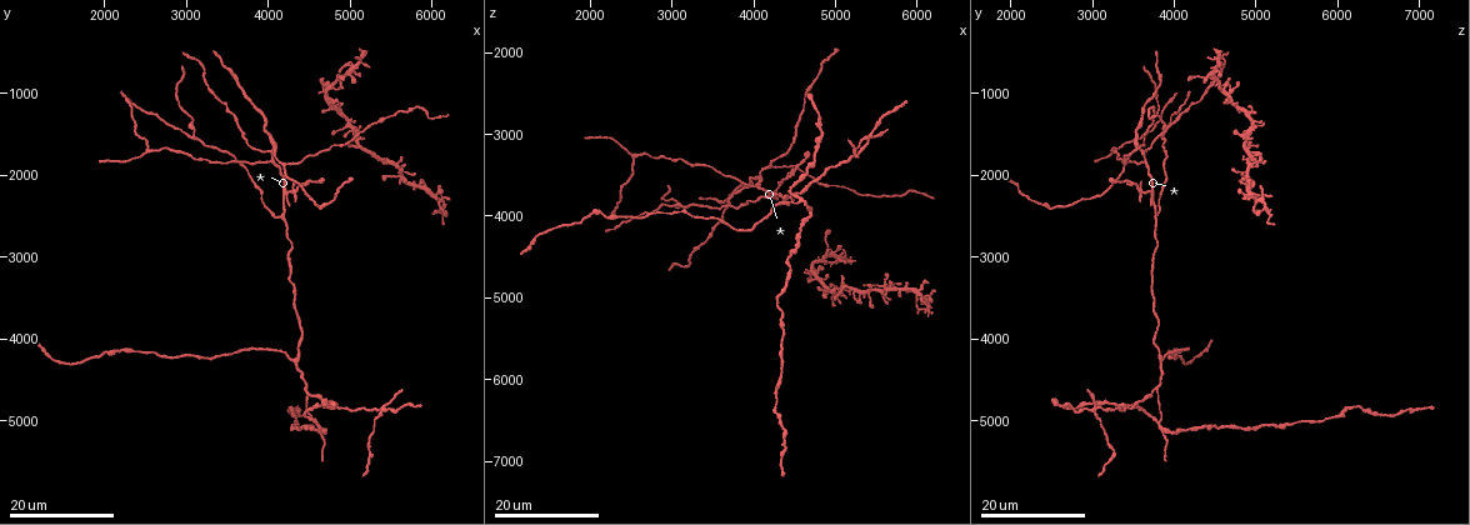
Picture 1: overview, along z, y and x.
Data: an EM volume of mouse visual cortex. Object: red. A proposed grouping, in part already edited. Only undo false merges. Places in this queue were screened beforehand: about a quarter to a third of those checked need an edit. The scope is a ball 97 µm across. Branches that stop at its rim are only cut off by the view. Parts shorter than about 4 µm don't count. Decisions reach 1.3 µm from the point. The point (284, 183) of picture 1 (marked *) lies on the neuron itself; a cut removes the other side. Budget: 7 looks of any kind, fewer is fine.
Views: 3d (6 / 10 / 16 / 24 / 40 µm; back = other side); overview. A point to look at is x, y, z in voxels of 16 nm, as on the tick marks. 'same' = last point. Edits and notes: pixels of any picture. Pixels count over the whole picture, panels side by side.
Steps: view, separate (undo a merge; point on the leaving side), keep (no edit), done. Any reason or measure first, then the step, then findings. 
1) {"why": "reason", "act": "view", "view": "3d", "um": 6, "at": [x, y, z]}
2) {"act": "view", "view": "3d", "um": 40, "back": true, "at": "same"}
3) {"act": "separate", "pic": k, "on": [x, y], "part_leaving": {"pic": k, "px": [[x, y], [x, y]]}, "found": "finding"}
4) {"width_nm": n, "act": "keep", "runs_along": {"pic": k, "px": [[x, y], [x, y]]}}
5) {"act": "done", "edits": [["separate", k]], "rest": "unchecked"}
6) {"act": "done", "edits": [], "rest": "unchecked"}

{"why": "four-way junction", "act": "view", "view": "3d", "um": 16, "at": [4200, 2250, 3750]}

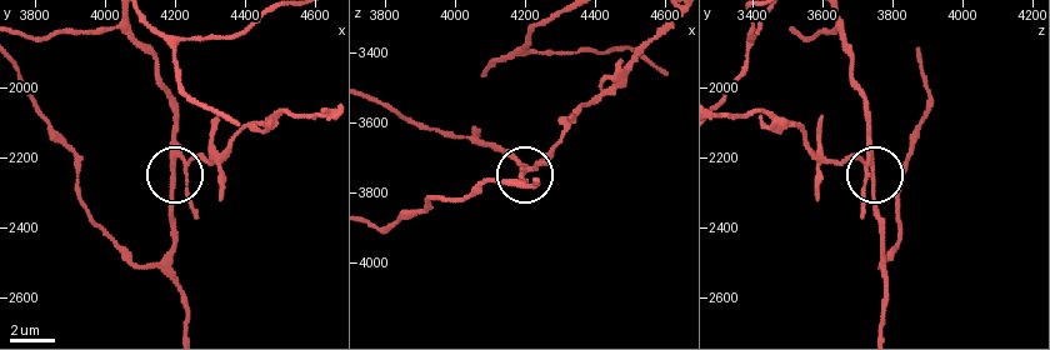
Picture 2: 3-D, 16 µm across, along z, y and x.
{"act": "view", "view": "3d", "um": 6, "at": [4230, 2210, 3730]}

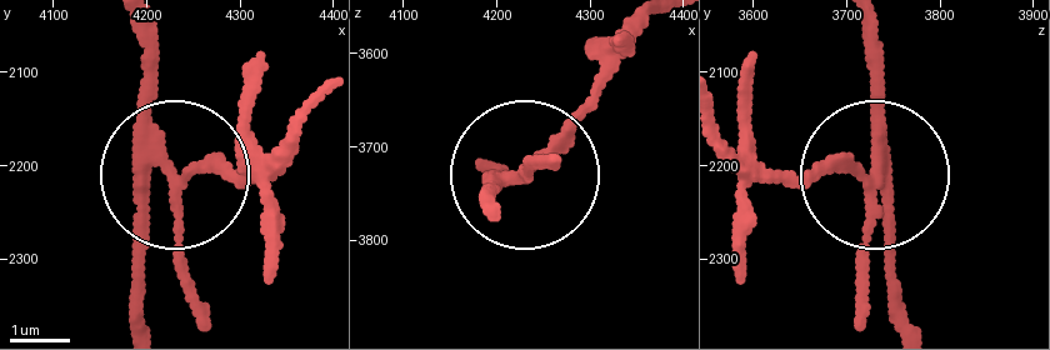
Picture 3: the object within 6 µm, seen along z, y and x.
{"arms": 4, "act": "separate", "pic": 3, "on": [223, 164], "part_leaving": {"pic": 3, "px": [[508, 179], [576, 119], [636, 29]]}, "found": "a second neuron is stuck on"}

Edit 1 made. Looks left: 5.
{"act": "view", "view": "overview"}

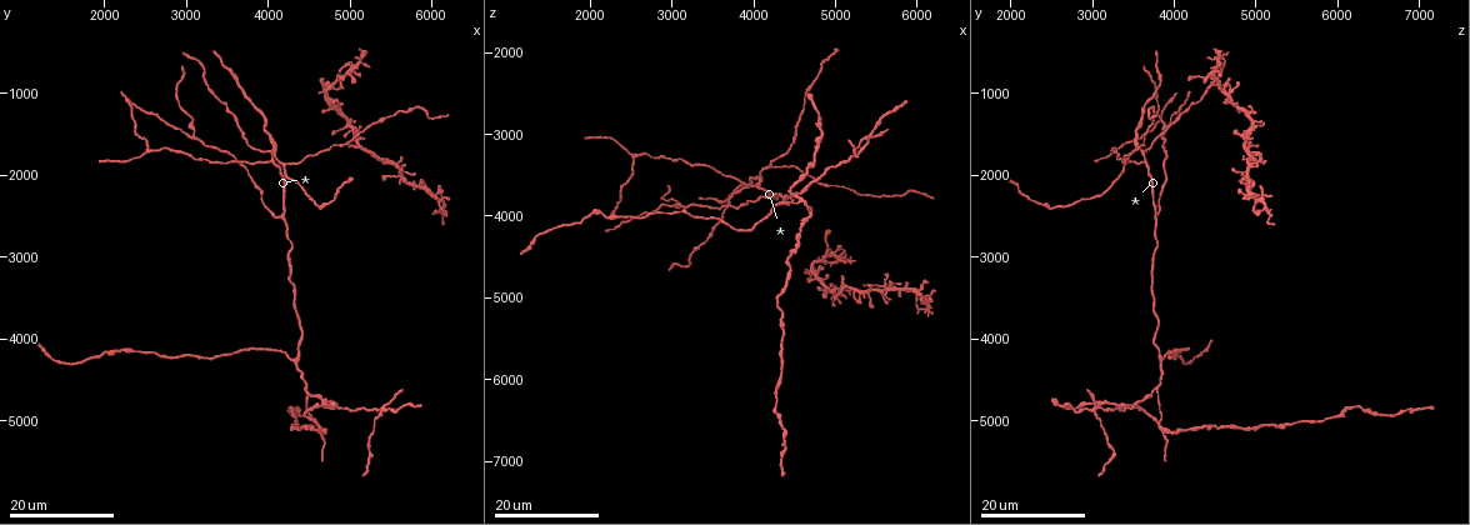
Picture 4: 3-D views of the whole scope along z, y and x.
{"why": "thin neck", "act": "view", "view": "3d", "um": 16, "at": [5250, 4900, 3250]}

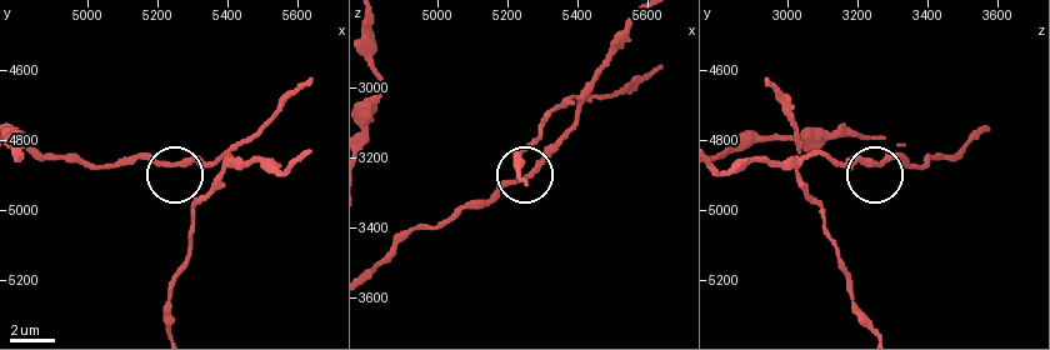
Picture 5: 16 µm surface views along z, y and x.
{"act": "view", "view": "3d", "um": 10, "at": [5230, 4870, 3270]}

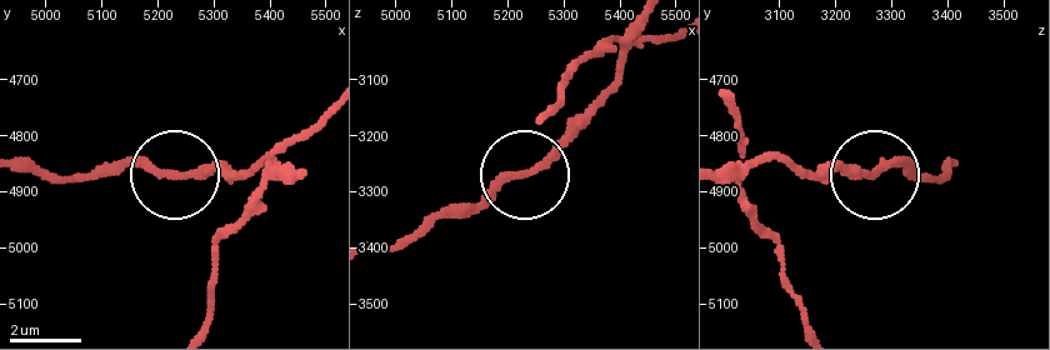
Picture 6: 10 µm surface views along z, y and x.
{"act": "view", "view": "3d", "um": 10, "back": true, "at": [5230, 4865, 3265]}

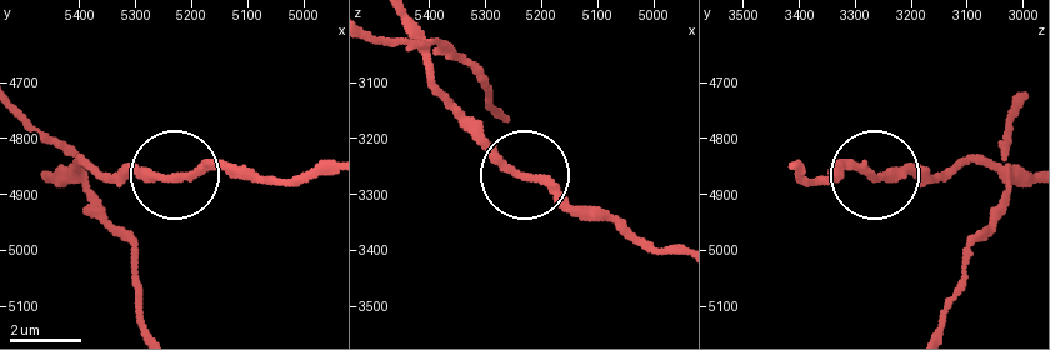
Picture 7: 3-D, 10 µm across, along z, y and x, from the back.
{"width_nm": 220, "act": "keep", "runs_along": {"pic": 7, "px": [[676, 249], [579, 219], [456, 109]]}, "found": "all the same neuron"}

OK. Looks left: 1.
{"act": "done", "edits": [["separate", 3]], "rest": "unchecked"}

